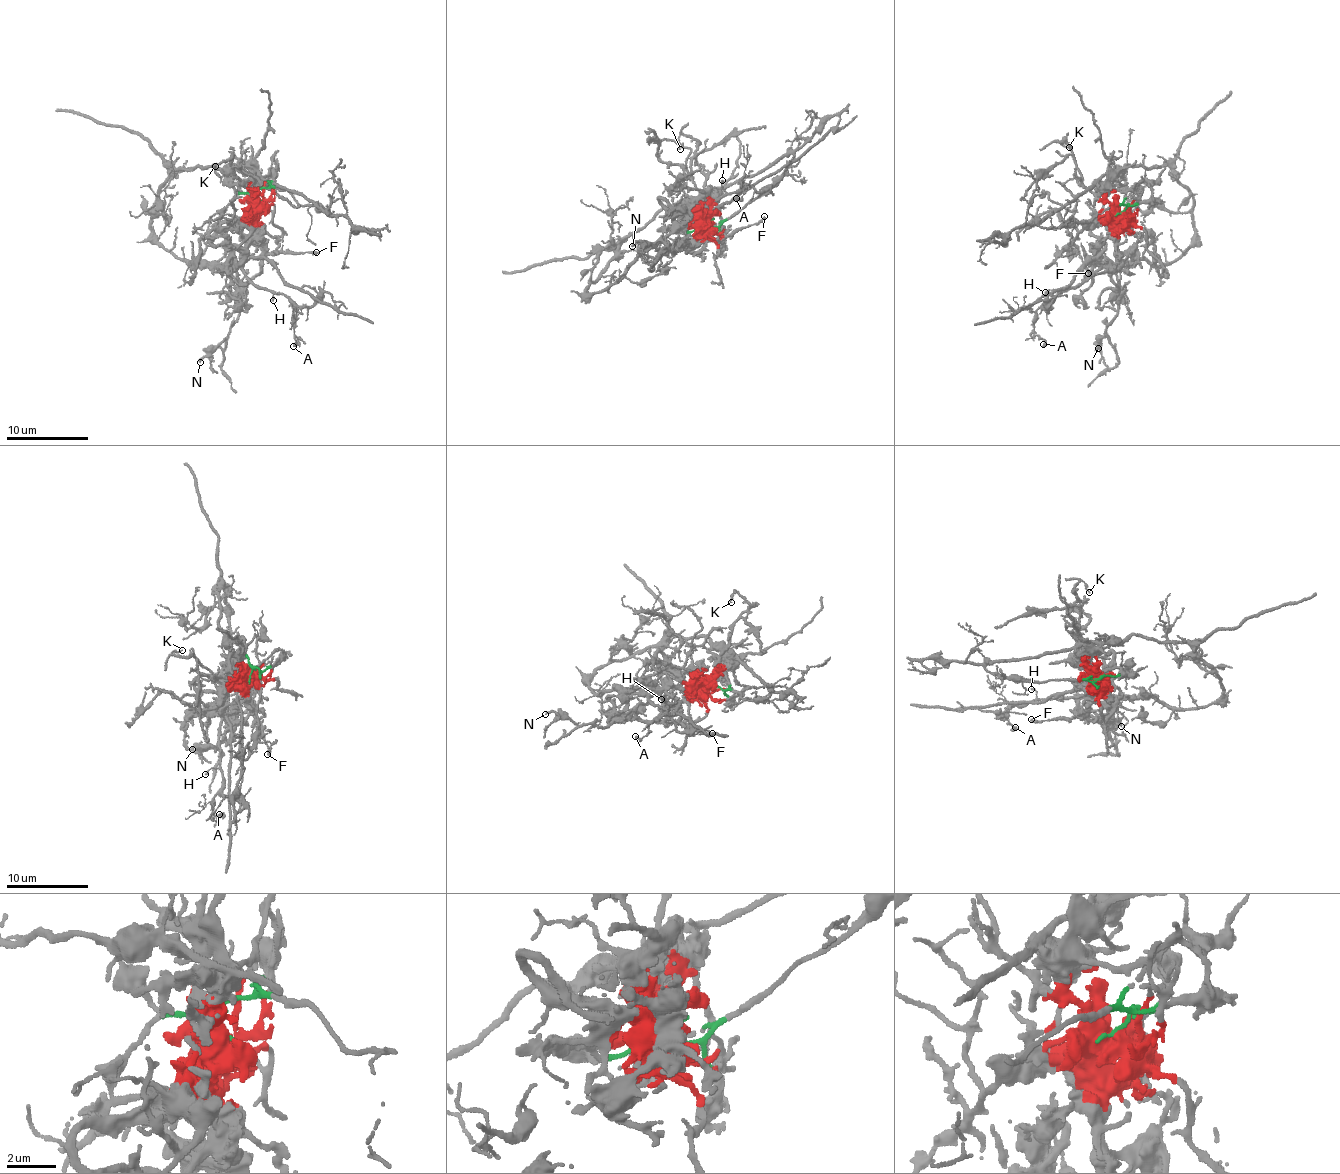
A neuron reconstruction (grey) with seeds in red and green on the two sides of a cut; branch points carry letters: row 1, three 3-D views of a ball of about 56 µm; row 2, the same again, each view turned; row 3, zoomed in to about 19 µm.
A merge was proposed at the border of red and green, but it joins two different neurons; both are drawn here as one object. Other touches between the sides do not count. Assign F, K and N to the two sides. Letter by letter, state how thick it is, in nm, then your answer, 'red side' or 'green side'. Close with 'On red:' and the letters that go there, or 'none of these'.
F: 240 nm thick; red side
K: 130 nm thick; red side
N: 190 nm thick; red side
On red: F, K, N

